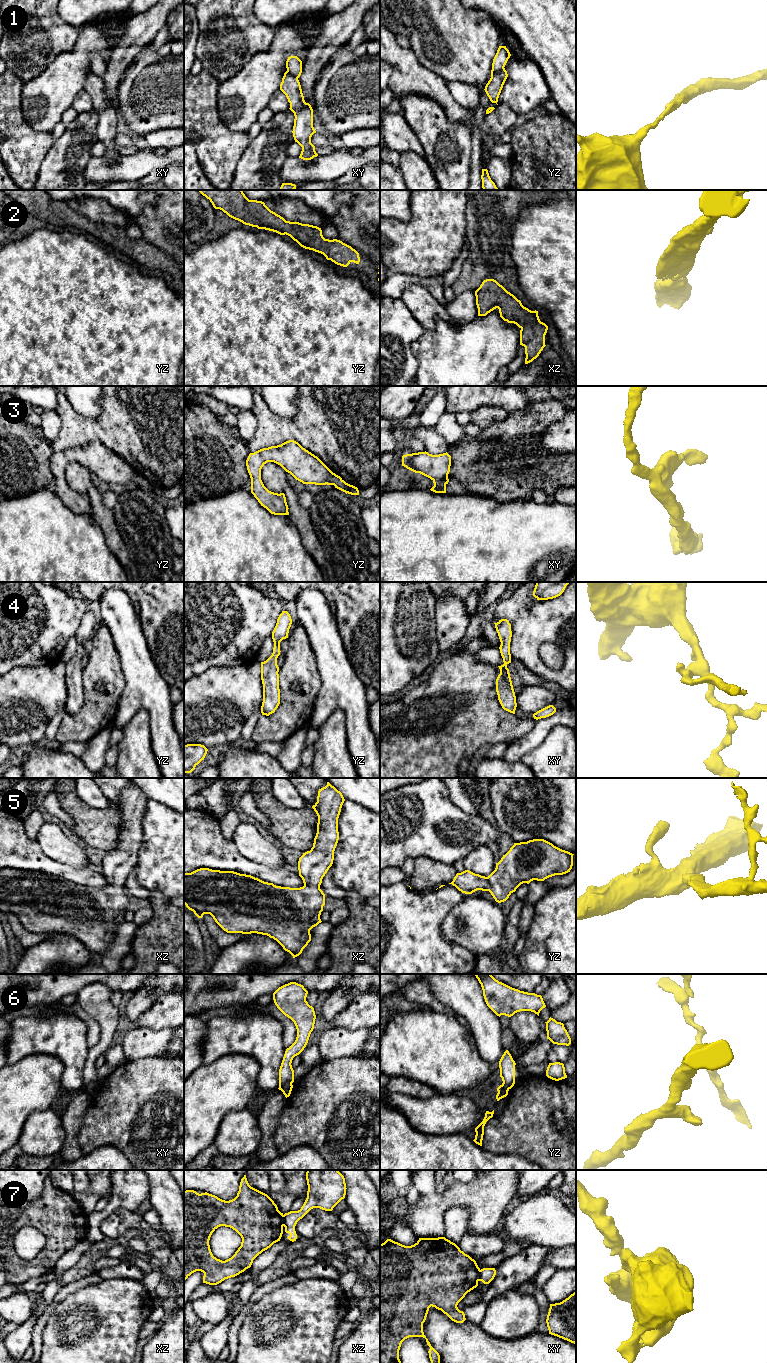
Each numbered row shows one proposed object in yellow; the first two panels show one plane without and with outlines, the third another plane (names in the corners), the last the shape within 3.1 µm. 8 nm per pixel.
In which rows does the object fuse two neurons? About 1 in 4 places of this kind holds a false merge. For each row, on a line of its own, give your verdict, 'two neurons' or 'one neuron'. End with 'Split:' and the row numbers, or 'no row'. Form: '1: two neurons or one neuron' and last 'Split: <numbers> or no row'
1: two neurons
2: one neuron
3: one neuron
4: one neuron
5: one neuron
6: two neurons
7: two neurons
Split: 1, 6, 7

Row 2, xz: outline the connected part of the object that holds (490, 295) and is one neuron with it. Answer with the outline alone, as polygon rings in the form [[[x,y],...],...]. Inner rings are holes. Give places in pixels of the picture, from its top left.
[[[486,279],[475,291],[478,316],[486,316],[498,308],[500,317],[516,324],[520,330],[520,345],[525,347],[525,364],[536,359],[545,345],[548,326],[541,322],[538,311],[524,307],[520,300],[494,279]]]

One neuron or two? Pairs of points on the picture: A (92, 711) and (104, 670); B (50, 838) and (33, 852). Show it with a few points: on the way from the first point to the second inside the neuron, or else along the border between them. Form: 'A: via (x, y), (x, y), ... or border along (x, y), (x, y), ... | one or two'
A: via (92, 701), (92, 686), (95, 680) | one
B: border along (36, 841), (46, 855), (57, 861) | two

